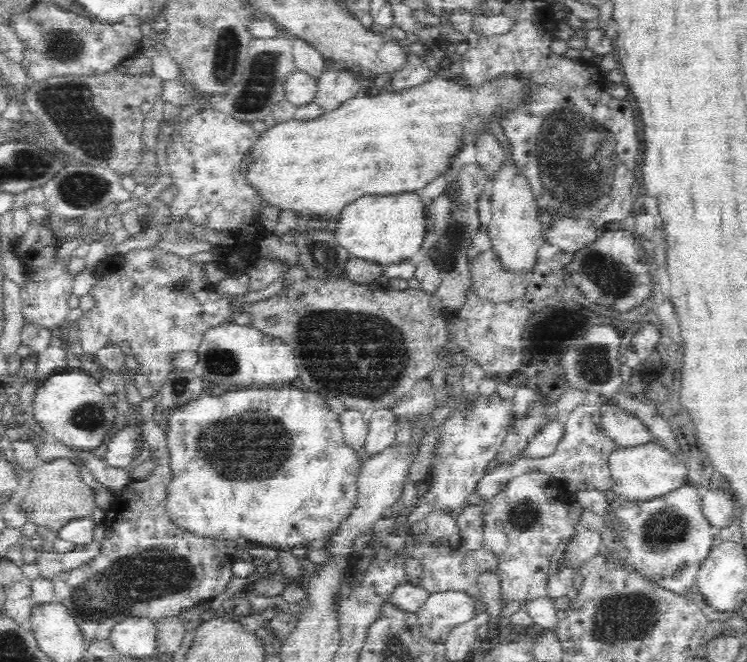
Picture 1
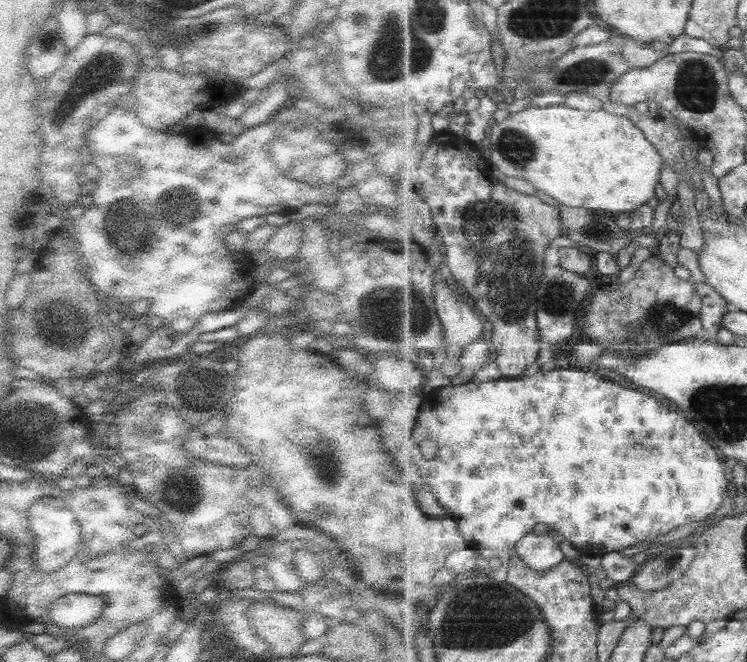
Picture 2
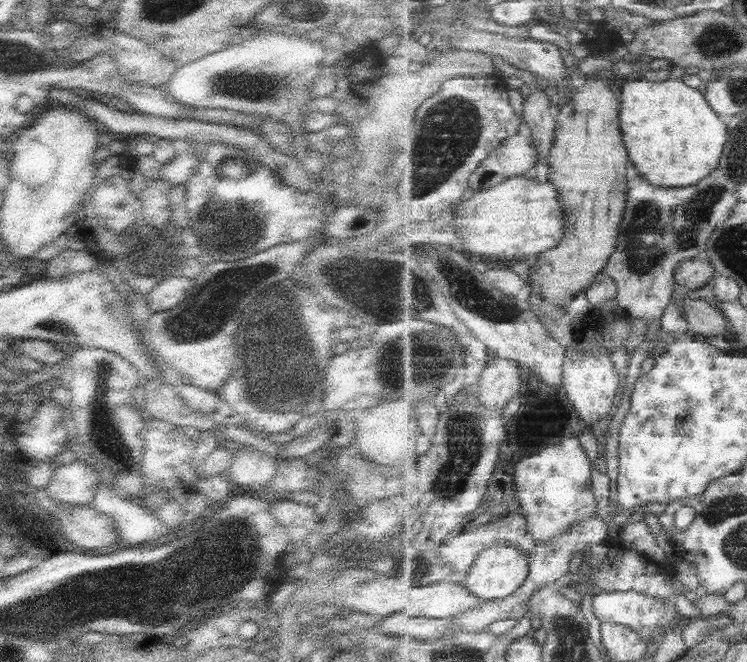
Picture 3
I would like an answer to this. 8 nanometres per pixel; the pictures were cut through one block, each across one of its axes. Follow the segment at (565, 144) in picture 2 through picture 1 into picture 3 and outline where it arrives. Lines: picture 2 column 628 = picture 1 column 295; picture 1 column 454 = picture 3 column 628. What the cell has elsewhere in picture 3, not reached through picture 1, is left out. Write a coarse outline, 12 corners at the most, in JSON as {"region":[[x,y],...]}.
{"region":[[684,80],[620,83],[624,138],[652,184],[698,184],[729,124]]}

